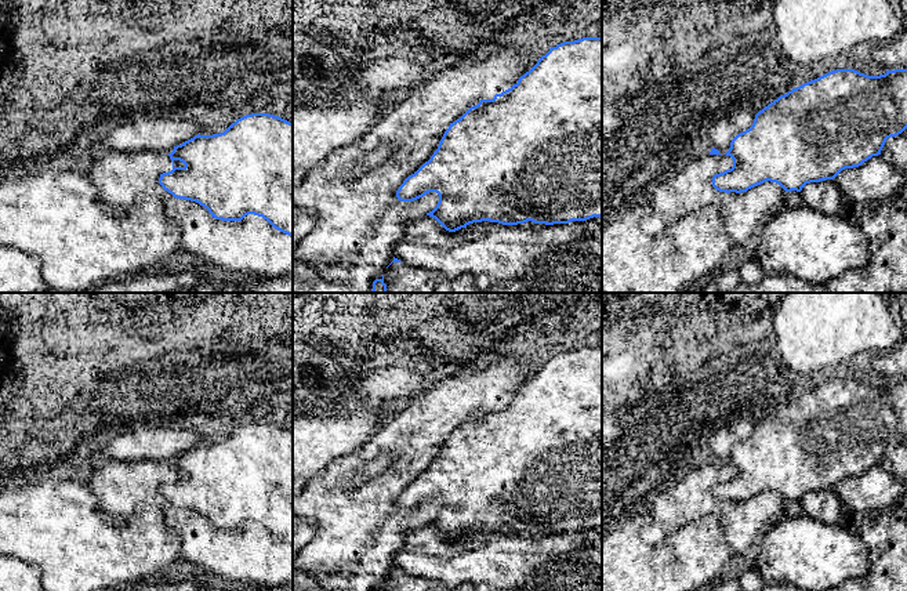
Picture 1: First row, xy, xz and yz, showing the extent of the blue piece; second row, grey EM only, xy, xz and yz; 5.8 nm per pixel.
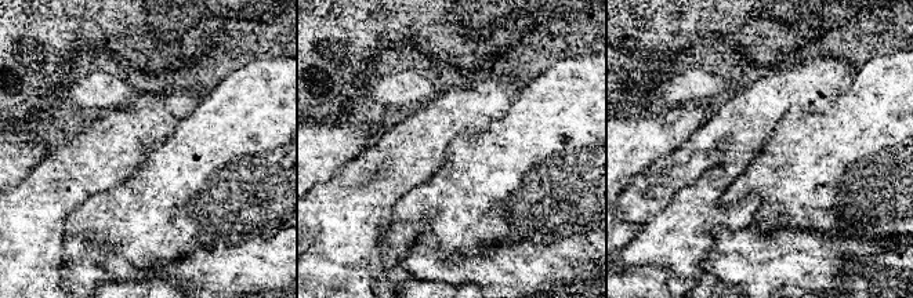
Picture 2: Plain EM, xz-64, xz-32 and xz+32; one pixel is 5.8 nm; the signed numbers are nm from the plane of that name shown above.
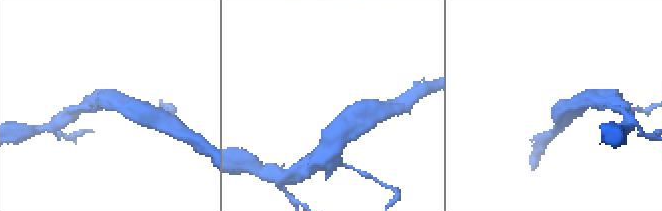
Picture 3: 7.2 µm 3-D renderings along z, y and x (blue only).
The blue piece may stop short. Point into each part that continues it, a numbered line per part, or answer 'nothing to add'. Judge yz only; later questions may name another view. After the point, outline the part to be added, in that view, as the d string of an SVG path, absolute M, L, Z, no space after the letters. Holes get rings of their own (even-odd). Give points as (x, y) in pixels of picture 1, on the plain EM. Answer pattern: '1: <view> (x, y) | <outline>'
nothing to add

